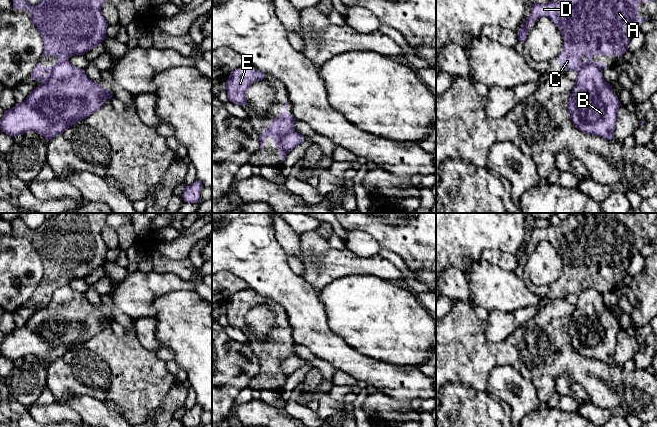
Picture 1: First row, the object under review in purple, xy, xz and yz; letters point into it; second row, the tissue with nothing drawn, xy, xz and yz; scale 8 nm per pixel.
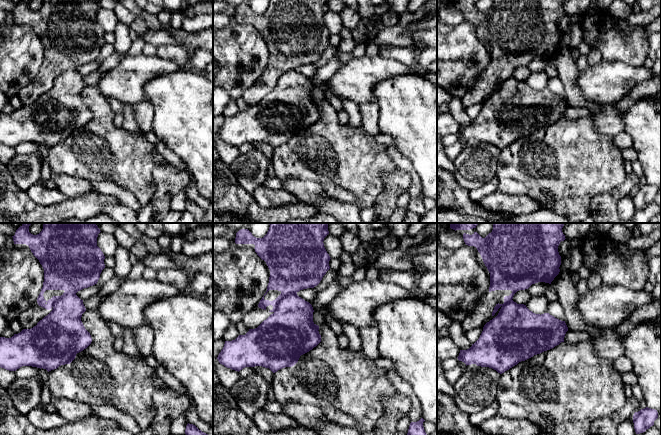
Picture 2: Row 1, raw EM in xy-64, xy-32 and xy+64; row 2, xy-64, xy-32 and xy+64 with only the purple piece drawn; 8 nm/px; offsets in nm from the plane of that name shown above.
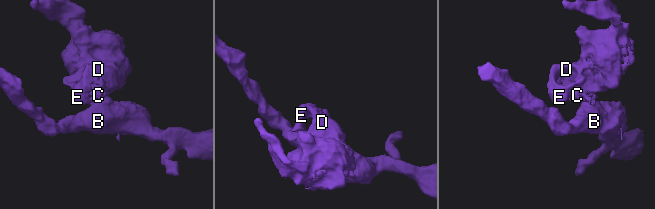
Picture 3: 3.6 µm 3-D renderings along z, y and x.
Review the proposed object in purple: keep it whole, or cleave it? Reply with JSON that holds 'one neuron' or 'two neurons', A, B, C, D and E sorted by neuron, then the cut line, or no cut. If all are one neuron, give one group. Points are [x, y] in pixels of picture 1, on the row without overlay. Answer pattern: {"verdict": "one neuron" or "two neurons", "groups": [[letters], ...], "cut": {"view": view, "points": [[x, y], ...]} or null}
{"verdict": "two neurons", "groups": [["A", "C", "D", "E"], ["B"]], "cut": {"view": "xy", "points": [[67, 284], [59, 286], [54, 291], [52, 298], [42, 307]]}}

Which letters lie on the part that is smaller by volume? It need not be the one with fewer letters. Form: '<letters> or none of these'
A, C, D, E

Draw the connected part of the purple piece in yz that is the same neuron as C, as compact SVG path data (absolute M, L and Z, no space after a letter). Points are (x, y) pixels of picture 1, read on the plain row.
M580 213L569 216L557 226L534 227L525 248L518 256L518 264L525 266L530 249L541 240L547 240L558 251L564 272L559 278L560 292L578 294L585 289L595 289L600 293L607 290L603 286L593 285L594 280L623 280L628 274L631 257L651 242L639 241L641 226L655 226L657 213Z

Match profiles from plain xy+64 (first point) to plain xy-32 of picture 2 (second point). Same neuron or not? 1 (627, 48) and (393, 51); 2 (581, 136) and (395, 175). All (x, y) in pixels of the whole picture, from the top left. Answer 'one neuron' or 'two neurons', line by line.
1: one neuron
2: two neurons

